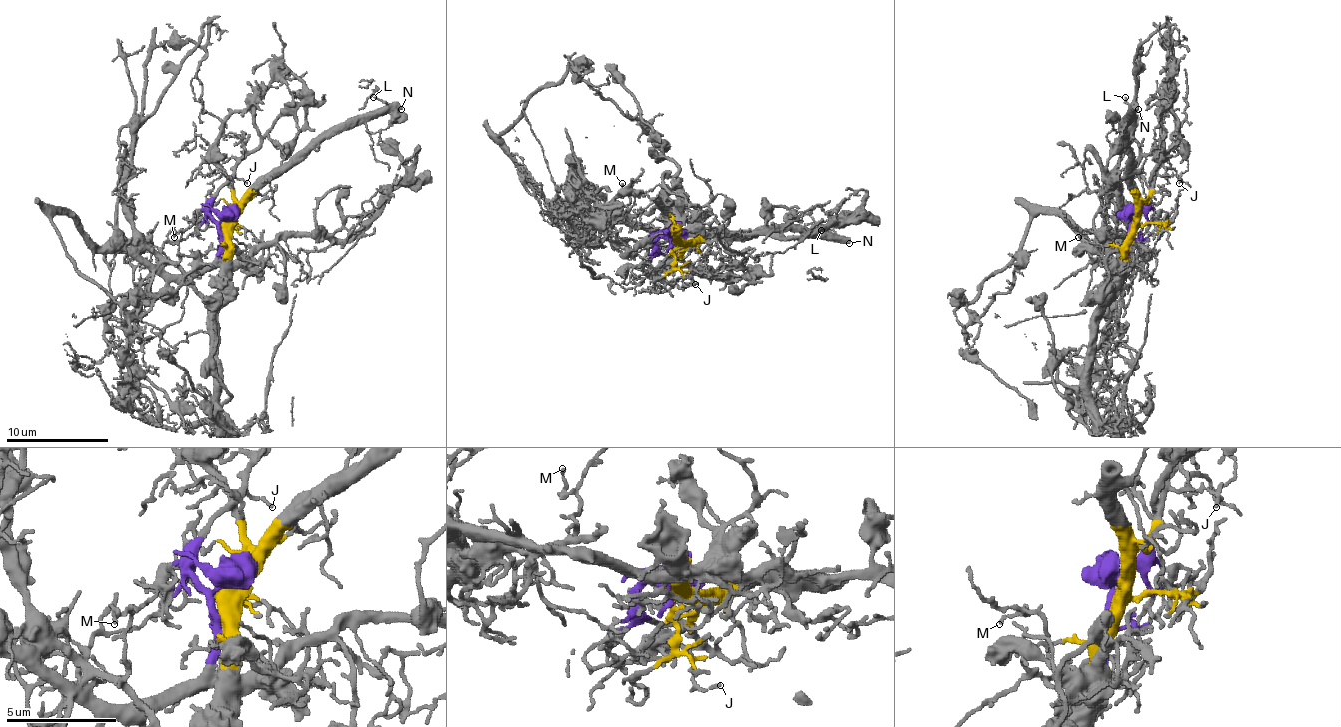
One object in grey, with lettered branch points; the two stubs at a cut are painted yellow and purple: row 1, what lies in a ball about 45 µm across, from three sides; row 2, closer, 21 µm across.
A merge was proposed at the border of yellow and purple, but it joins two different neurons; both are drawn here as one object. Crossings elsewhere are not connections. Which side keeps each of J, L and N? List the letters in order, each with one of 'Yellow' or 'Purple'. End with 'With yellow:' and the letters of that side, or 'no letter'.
J: Yellow
L: Yellow
N: Yellow
With yellow: J, L, N

